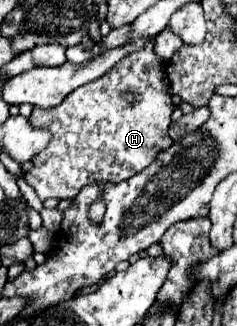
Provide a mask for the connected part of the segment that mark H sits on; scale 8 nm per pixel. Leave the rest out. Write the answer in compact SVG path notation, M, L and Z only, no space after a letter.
M148 43L144 49L124 57L124 61L118 61L100 79L74 89L60 105L52 109L34 107L28 119L30 125L36 129L48 129L52 133L52 141L44 153L36 153L36 157L32 157L34 167L24 175L24 179L30 187L34 187L42 201L48 197L72 199L88 183L118 183L130 179L132 175L140 173L140 169L148 167L158 151L164 151L174 143L168 135L172 111L174 105L166 91L162 61L154 55L152 43Z

